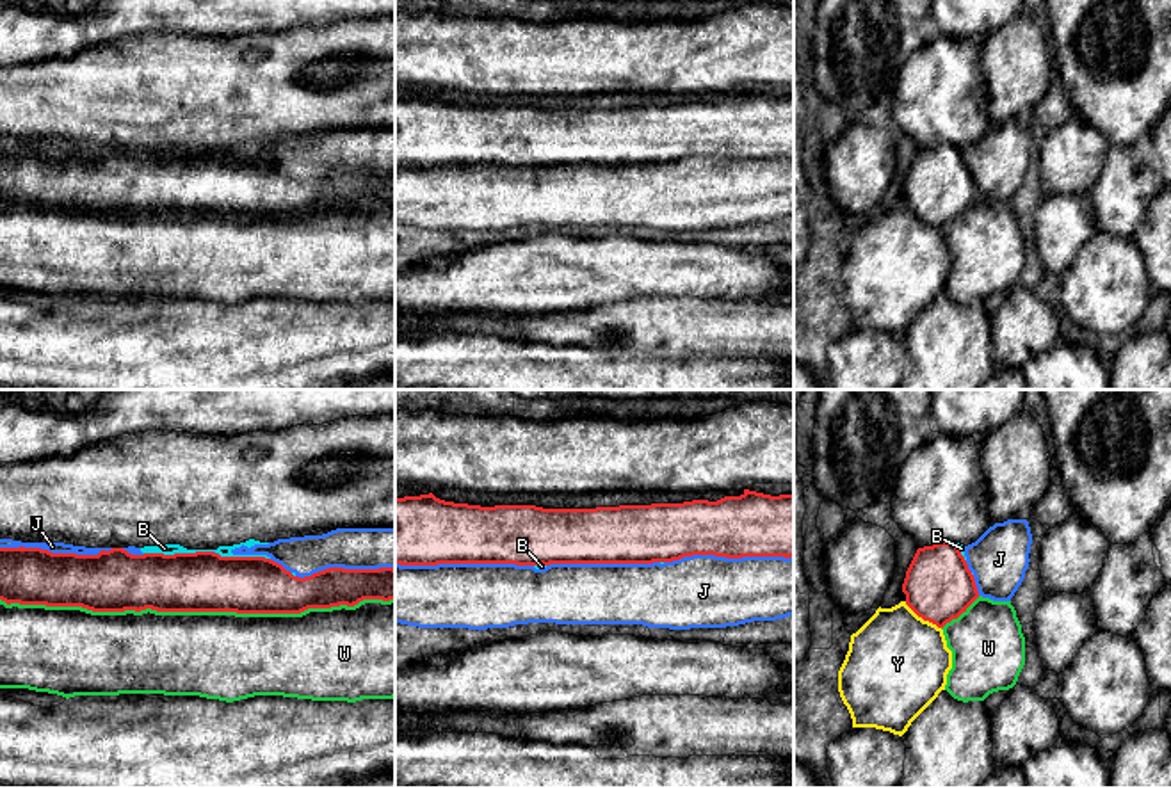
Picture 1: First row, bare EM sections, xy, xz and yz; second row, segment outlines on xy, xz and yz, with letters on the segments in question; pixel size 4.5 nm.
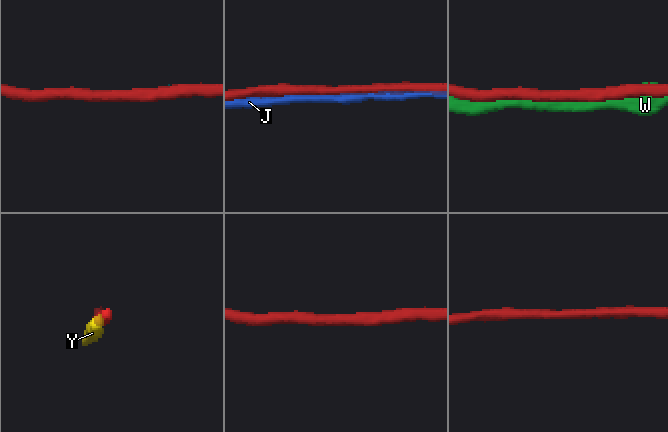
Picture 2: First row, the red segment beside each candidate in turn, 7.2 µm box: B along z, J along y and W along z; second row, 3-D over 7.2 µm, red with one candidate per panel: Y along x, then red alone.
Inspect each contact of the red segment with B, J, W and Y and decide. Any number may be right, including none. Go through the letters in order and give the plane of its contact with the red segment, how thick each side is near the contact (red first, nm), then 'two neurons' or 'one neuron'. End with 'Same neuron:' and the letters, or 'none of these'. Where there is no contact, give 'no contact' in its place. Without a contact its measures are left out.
B: xy | 280/50 nm | two neurons
J: xz | 320/300 nm | two neurons
W: xy | 280/400 nm | two neurons
Y: yz | 320/460 nm | two neurons
Same neuron: none of these

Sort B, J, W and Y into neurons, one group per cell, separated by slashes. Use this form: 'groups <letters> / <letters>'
groups B J / W / Y

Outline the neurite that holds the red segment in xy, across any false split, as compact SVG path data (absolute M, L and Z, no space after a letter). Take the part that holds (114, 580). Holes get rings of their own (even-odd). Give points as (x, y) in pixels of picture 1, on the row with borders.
M0 548L0 599L7 605L82 607L93 612L157 610L157 612L237 612L237 614L301 614L308 608L354 607L363 599L395 599L395 569L327 567L311 576L294 576L265 557L221 557L214 551L132 555L123 548L98 555L52 553L41 548Z

